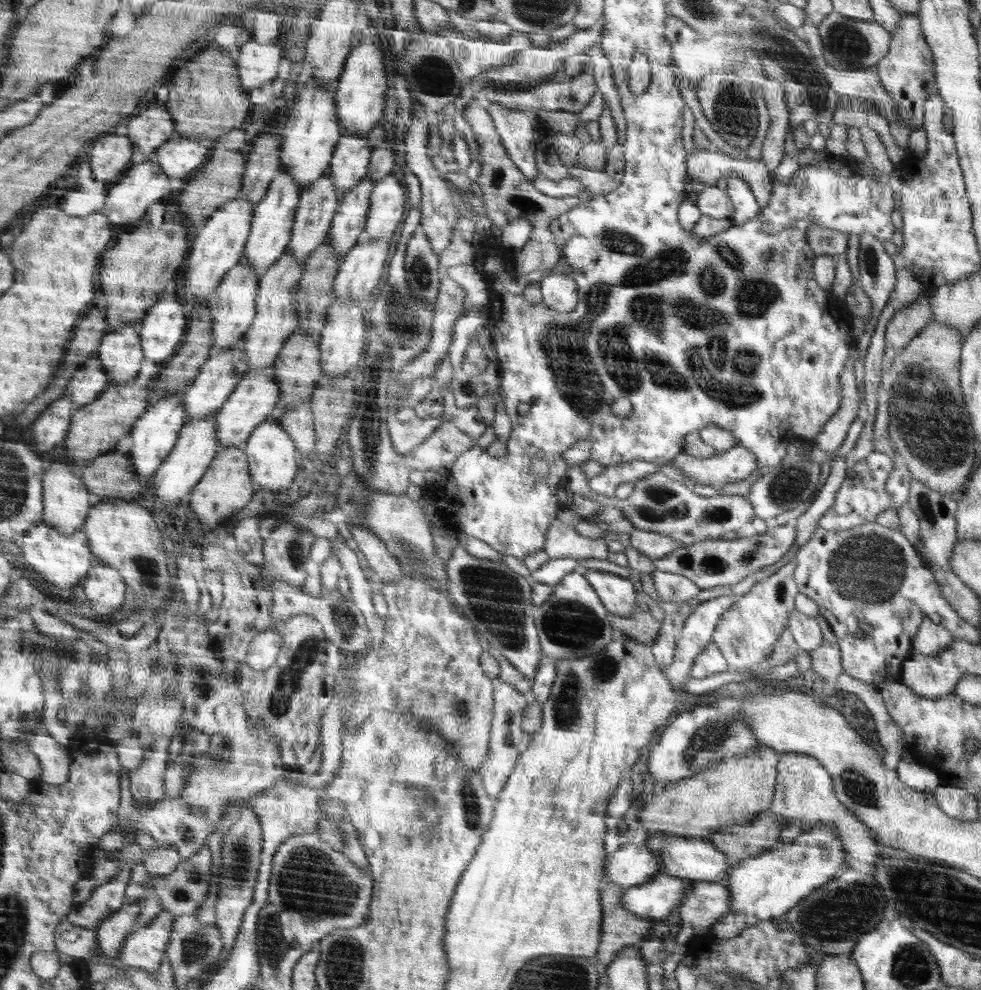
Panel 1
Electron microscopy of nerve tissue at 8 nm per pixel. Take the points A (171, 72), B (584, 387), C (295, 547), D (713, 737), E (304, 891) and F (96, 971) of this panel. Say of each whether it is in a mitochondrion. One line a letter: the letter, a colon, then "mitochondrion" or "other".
A: other
B: mitochondrion
C: mitochondrion
D: mitochondrion
E: mitochondrion
F: other

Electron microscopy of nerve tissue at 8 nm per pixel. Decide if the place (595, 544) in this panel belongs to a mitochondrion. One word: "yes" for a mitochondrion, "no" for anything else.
no

